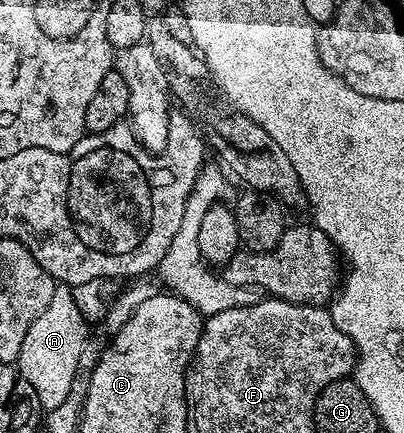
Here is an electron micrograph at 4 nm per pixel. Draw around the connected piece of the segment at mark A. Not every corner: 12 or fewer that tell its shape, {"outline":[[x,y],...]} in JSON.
{"outline":[[69,284],[26,330],[19,371],[37,404],[68,397],[89,338]]}

